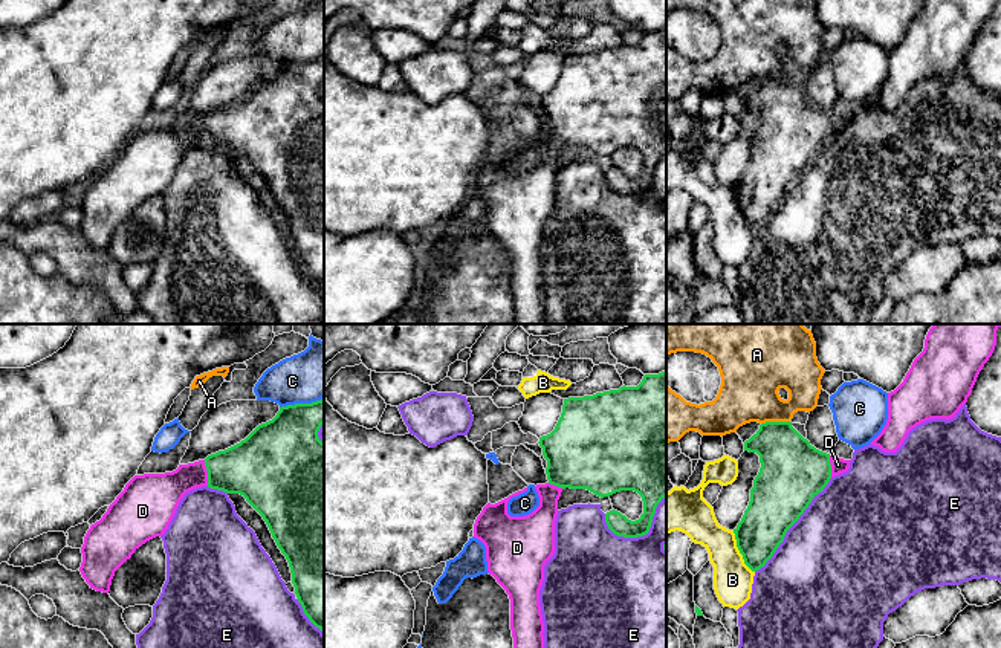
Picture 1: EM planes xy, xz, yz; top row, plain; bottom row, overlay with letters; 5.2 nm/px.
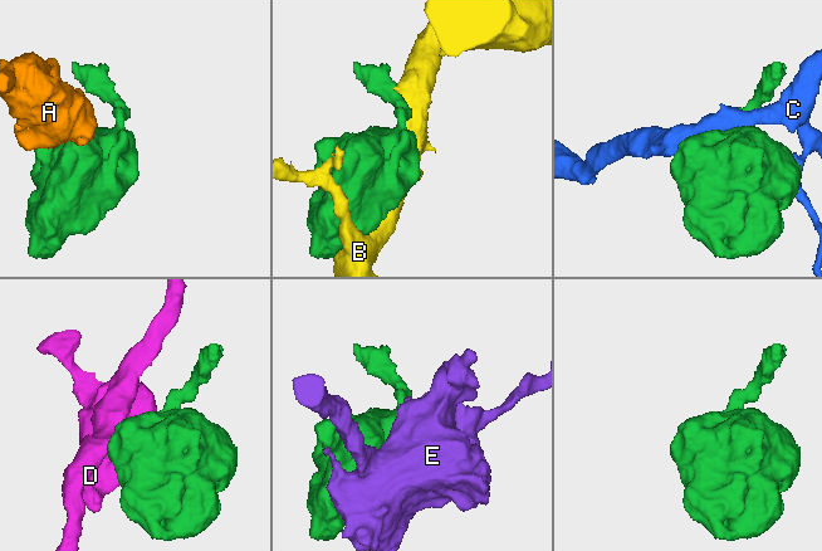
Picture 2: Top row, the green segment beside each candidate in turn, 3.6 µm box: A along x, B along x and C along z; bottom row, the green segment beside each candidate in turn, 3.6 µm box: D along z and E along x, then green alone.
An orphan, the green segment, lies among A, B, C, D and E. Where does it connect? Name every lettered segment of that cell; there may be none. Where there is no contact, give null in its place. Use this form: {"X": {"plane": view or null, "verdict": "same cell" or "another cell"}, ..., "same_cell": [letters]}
{"A": {"plane": "yz", "verdict": "another cell"}, "B": {"plane": "yz", "verdict": "another cell"}, "C": {"plane": "xy", "verdict": "another cell"}, "D": {"plane": "xy", "verdict": "same cell"}, "E": {"plane": "yz", "verdict": "another cell"}, "same_cell": ["D"]}

